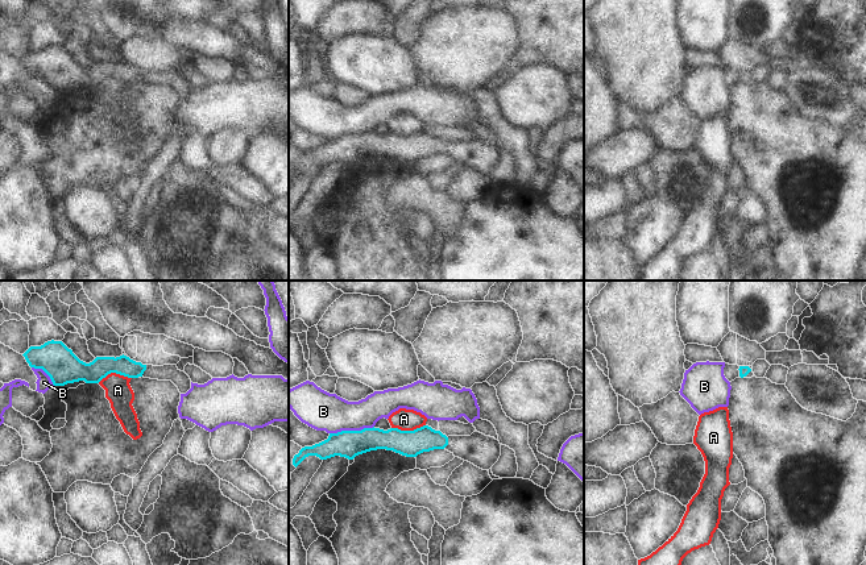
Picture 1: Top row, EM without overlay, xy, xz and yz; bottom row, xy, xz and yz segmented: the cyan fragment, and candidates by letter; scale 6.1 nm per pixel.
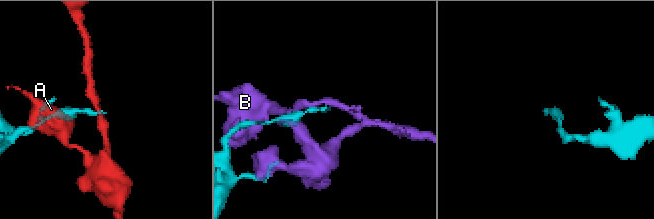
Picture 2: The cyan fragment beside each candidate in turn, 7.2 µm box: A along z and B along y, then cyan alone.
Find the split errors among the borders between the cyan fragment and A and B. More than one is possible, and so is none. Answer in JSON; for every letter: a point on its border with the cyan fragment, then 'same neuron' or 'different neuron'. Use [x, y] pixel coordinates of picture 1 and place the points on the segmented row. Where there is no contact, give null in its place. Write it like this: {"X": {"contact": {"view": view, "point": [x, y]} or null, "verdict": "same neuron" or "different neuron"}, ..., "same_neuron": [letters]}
{"A": {"contact": {"view": "xz", "point": [407, 431]}, "verdict": "different neuron"}, "B": {"contact": {"view": "xz", "point": [351, 431]}, "verdict": "different neuron"}, "same_neuron": []}

